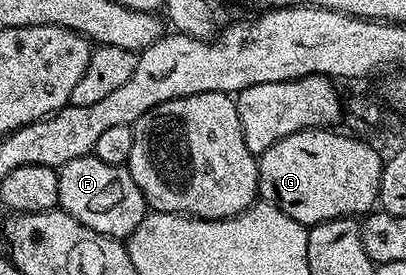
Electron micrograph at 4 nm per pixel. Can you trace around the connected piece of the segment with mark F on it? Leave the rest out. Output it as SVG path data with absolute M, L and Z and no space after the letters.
M95 154L66 162L59 168L56 177L59 211L78 218L78 222L90 226L90 230L98 230L98 234L123 241L149 211L142 190L138 190L127 167L102 162Z

